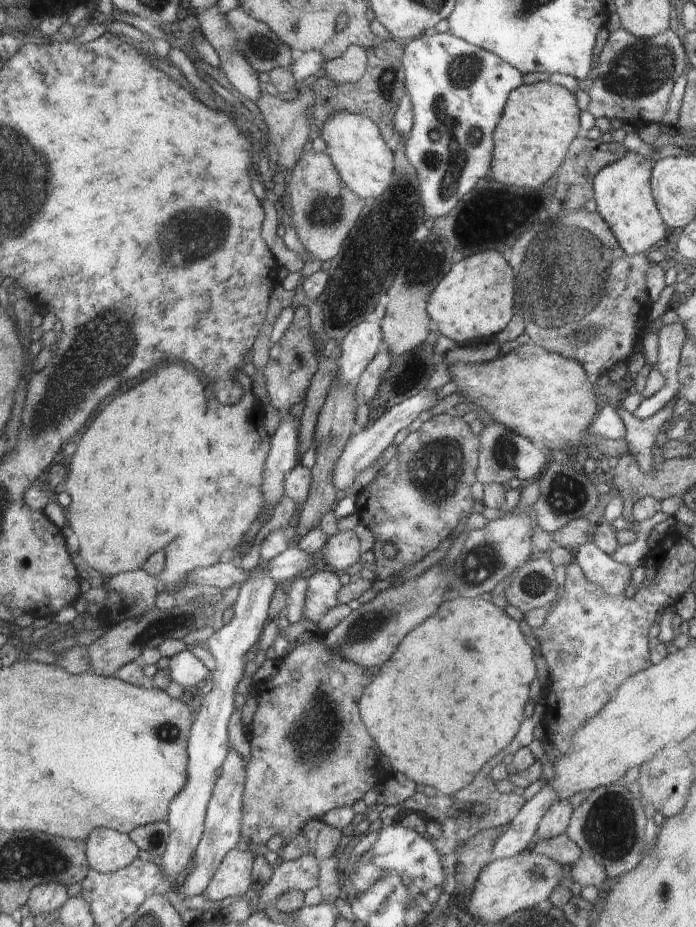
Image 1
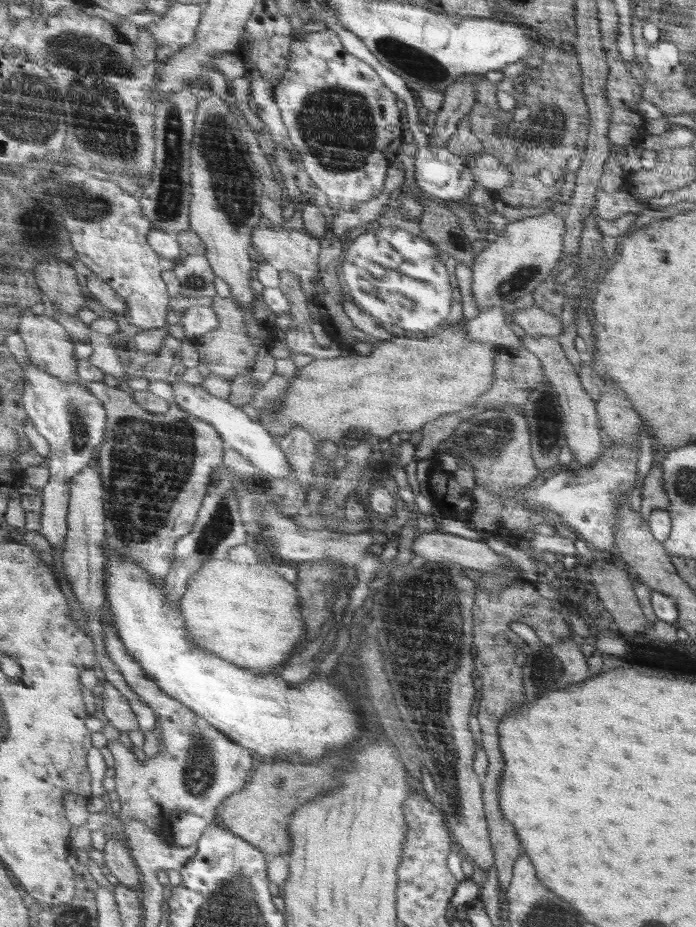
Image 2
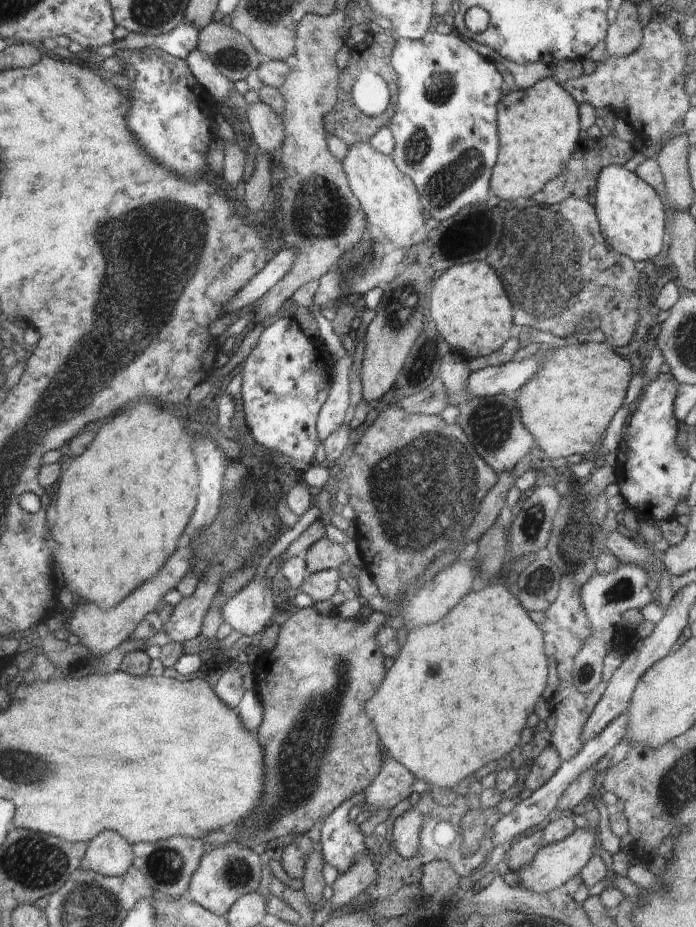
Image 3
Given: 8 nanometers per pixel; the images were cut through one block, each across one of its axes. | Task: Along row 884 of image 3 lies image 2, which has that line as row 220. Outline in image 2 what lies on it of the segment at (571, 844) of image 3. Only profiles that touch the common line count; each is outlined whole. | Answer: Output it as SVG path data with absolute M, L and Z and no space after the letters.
M536 210L530 217L508 224L502 236L486 244L470 267L472 296L480 312L494 306L504 306L505 302L514 302L532 293L554 272L562 258L566 220L566 215L557 215L552 210Z

